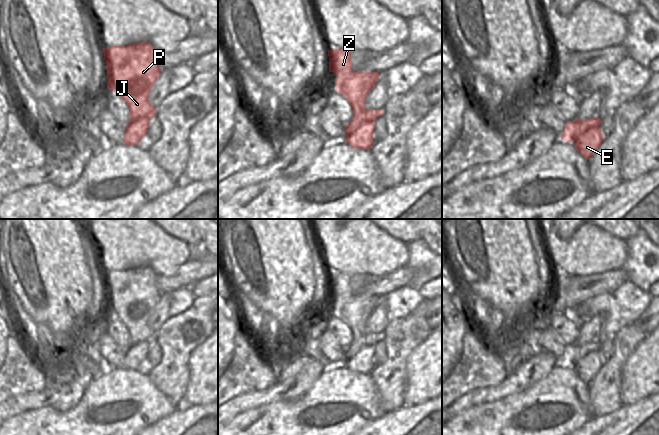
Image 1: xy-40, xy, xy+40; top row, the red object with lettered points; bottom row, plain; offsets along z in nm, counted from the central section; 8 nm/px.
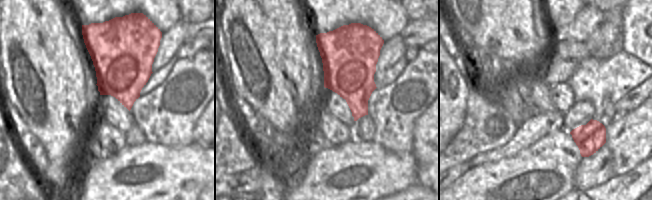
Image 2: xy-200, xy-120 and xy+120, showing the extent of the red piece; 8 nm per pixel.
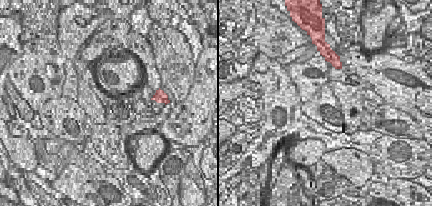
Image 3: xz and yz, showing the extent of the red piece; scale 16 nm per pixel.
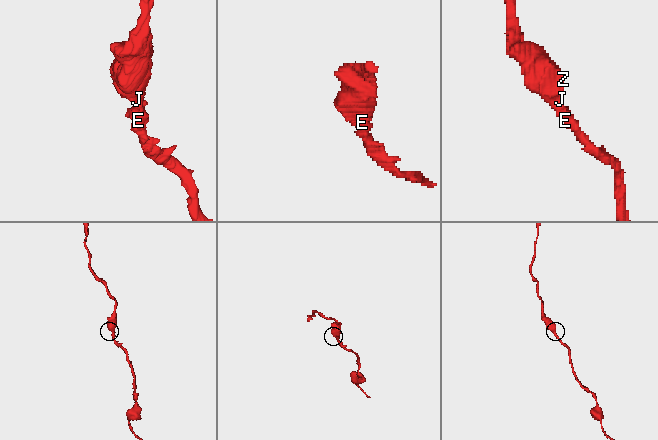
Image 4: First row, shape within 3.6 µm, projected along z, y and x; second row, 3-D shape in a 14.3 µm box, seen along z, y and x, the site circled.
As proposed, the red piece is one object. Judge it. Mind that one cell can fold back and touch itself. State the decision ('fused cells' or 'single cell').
single cell

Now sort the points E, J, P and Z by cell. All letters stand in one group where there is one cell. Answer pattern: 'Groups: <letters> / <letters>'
Groups: E J P Z

